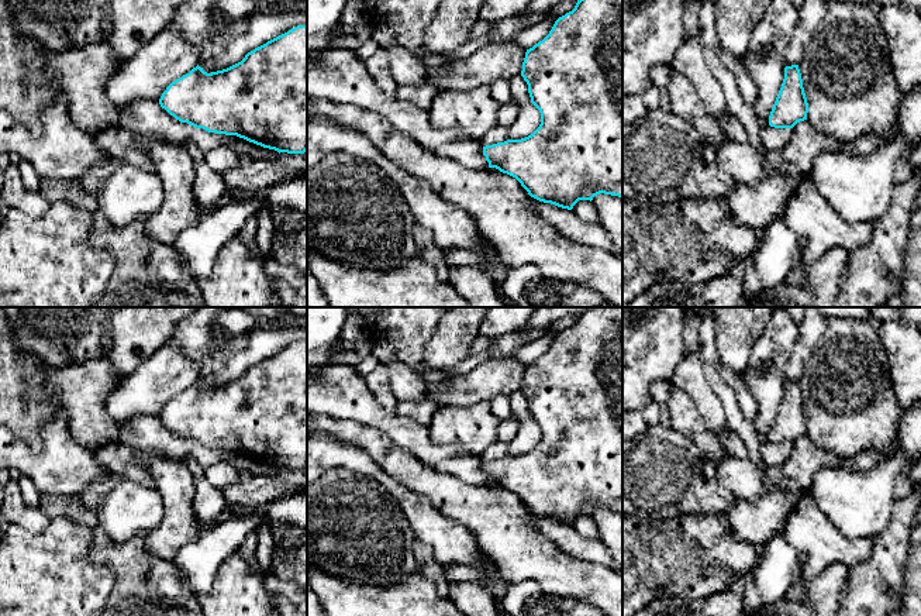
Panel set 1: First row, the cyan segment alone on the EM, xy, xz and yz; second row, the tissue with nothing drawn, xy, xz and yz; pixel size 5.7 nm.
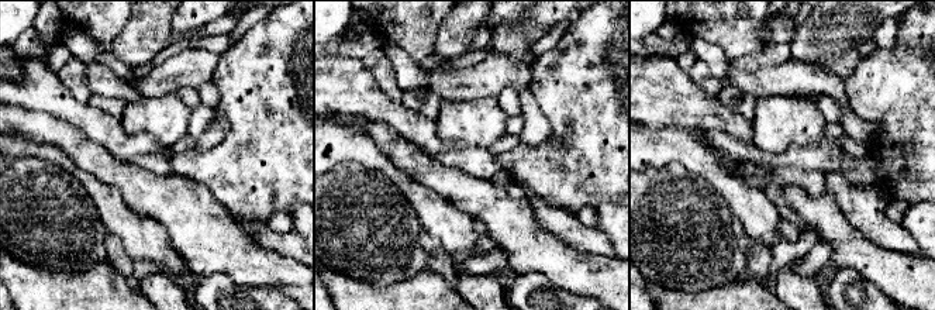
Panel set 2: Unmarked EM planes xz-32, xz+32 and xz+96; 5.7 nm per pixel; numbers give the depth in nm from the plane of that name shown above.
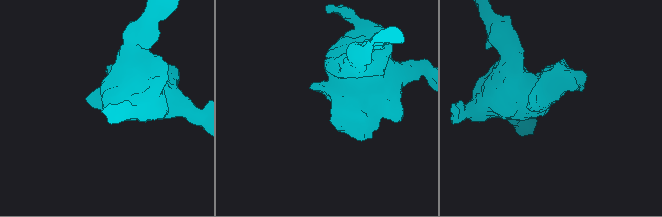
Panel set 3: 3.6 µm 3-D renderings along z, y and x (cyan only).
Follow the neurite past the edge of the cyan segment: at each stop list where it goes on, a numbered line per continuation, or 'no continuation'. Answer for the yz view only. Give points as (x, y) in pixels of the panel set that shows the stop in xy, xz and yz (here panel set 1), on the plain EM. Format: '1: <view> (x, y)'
no continuation

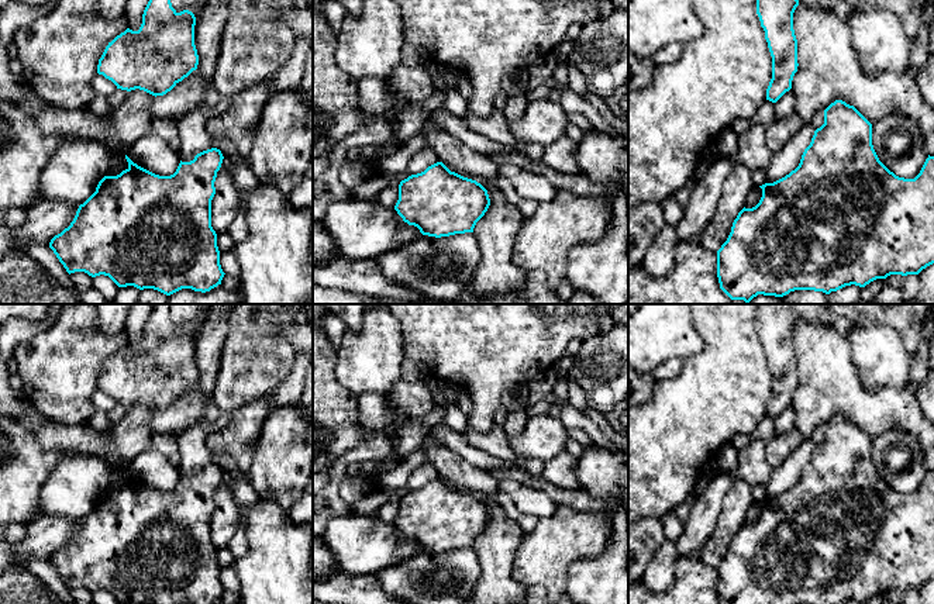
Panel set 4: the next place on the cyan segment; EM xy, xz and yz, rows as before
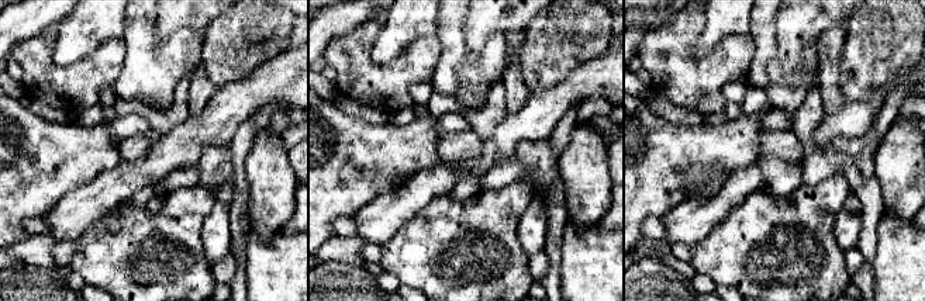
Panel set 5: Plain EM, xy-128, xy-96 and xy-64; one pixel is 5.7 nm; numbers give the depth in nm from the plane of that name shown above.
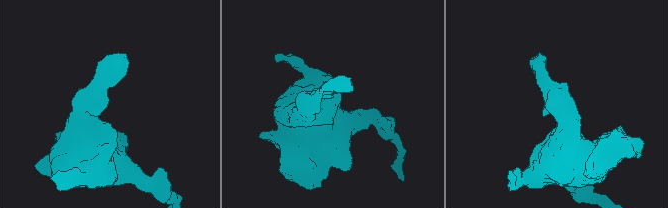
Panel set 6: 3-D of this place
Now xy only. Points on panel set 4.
no continuation

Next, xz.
no continuation

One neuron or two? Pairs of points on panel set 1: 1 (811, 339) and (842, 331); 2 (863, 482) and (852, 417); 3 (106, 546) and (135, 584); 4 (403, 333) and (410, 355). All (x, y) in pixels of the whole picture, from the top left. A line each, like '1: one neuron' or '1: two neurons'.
1: two neurons
2: two neurons
3: one neuron
4: one neuron

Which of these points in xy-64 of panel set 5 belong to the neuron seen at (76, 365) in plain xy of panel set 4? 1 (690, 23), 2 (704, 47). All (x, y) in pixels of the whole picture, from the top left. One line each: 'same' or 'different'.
1: same
2: different

